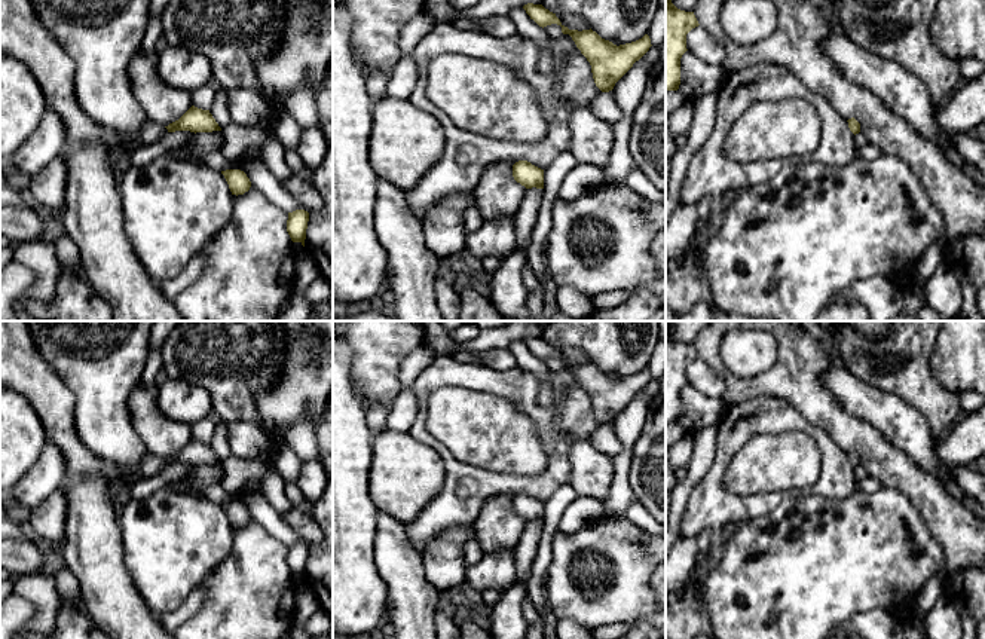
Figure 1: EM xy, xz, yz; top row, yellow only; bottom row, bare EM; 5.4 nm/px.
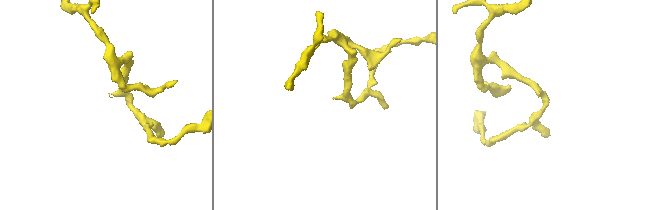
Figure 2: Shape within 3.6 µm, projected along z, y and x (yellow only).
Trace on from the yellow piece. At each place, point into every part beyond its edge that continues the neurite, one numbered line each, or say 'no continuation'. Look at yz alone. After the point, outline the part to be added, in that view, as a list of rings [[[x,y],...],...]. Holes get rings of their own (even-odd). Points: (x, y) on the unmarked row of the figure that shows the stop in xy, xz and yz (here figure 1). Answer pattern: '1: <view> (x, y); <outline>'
no continuation

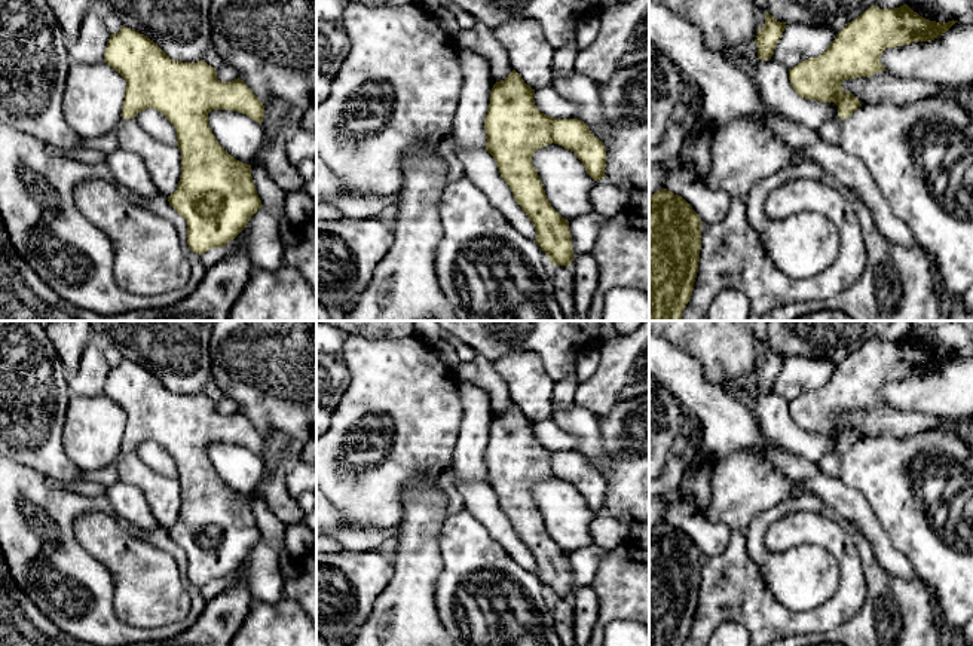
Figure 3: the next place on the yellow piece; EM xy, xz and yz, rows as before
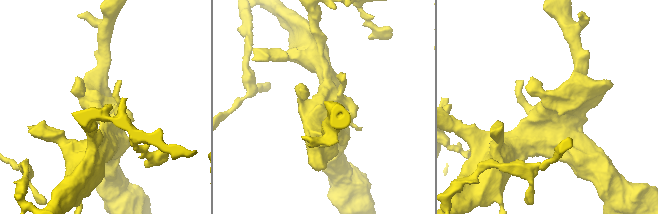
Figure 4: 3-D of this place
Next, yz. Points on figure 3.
1: yz (831, 464); [[[838,448],[833,453],[823,456],[816,465],[821,472],[838,478],[841,472],[841,456],[842,451]]]

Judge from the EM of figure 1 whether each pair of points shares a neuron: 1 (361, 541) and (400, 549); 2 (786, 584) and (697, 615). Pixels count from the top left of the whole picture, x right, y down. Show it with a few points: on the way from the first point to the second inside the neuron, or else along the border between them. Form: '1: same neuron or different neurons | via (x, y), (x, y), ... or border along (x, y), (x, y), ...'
1: different neurons | border along (376, 511), (373, 556), (378, 574), (382, 578)
2: different neurons | border along (707, 577), (703, 586), (703, 601), (712, 623)

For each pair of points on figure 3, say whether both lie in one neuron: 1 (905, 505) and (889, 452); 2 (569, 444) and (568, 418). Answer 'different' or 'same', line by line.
1: same
2: different

